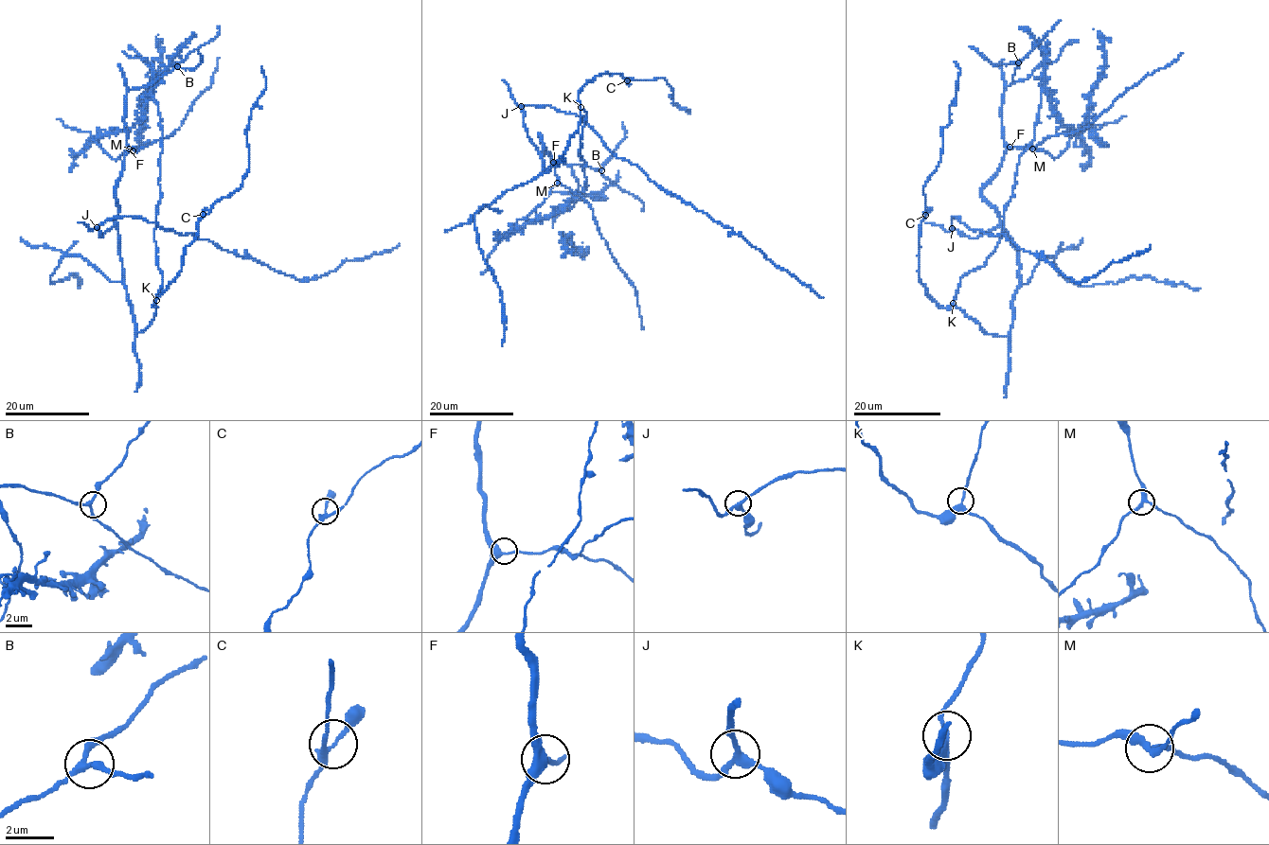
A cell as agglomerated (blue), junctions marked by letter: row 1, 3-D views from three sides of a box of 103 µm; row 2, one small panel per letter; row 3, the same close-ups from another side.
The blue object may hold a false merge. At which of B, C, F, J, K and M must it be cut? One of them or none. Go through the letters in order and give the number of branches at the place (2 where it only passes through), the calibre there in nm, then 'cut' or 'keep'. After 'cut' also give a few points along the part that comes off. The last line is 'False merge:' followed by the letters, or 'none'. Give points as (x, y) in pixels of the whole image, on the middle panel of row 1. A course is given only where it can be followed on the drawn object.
B: 3 | 200 nm | keep
C: 3 | 240 nm | keep
F: 3 | 320 nm | keep
J: 3 | 240 nm | keep
K: 3 | 240 nm | keep
M: 3 | 240 nm | keep
False merge: none

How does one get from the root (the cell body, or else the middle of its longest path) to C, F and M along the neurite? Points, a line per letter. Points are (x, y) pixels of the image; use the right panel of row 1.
C: (1013, 308), (1009, 332), (993, 336), (959, 308), (941, 308), (929, 296), (919, 274), (920, 221), (926, 215)
F: (1013, 308), (1020, 281), (1017, 249), (998, 211), (983, 196), (983, 186), (1009, 147)
M: (1013, 308), (1020, 281), (1017, 249), (998, 211), (983, 196), (983, 186), (996, 171), (1008, 149), (1031, 149)

